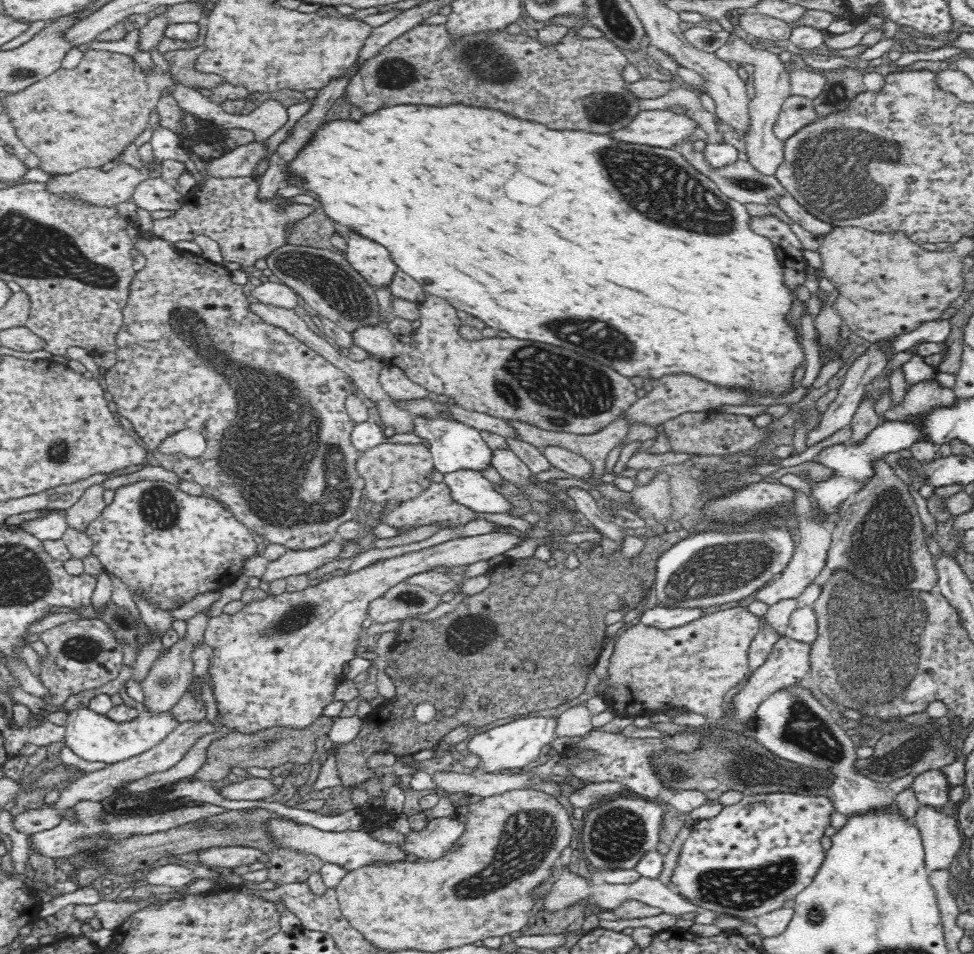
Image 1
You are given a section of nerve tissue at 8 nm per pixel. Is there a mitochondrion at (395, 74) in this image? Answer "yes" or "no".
yes

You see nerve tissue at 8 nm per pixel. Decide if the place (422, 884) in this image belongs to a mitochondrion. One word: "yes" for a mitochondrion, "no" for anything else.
no

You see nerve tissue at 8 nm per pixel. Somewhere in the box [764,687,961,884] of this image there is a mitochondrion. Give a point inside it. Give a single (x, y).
(804, 729)

